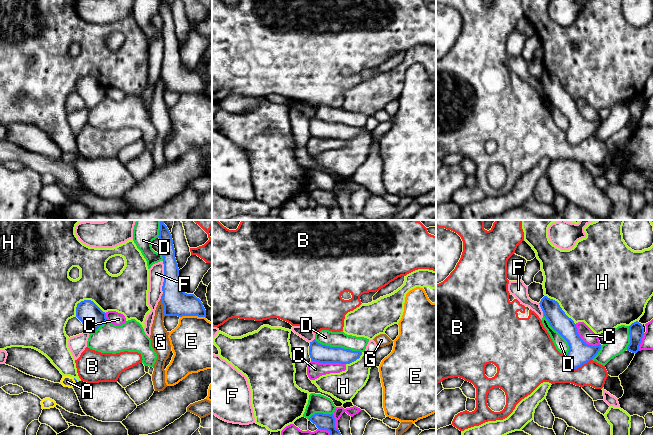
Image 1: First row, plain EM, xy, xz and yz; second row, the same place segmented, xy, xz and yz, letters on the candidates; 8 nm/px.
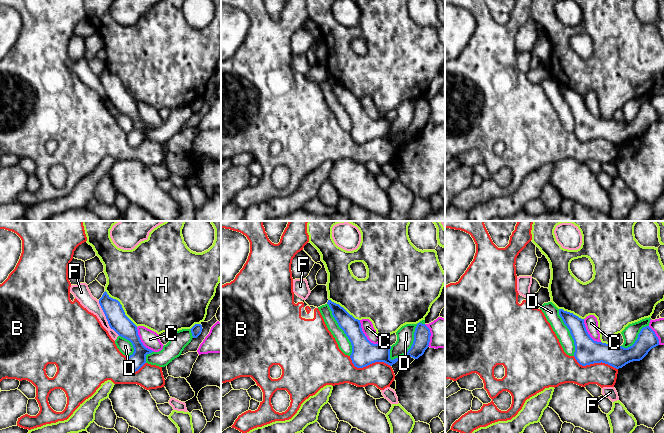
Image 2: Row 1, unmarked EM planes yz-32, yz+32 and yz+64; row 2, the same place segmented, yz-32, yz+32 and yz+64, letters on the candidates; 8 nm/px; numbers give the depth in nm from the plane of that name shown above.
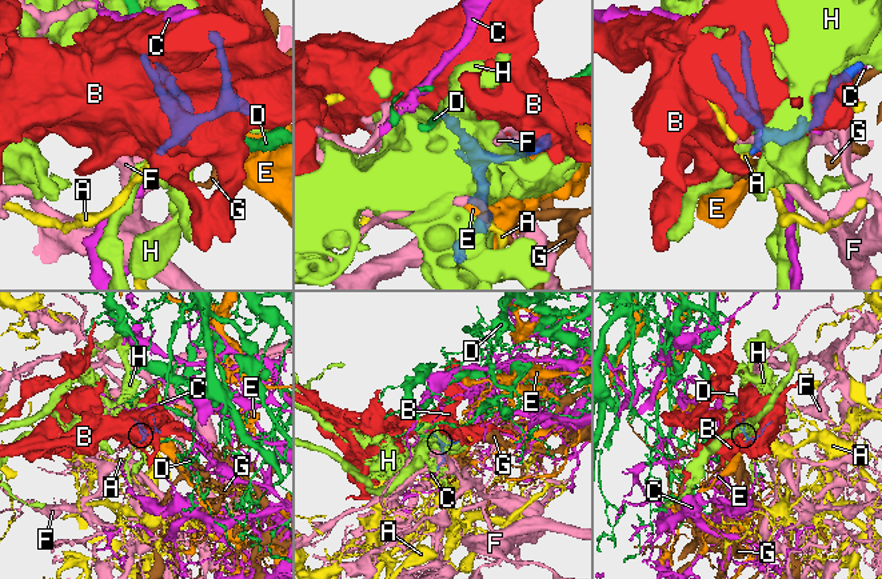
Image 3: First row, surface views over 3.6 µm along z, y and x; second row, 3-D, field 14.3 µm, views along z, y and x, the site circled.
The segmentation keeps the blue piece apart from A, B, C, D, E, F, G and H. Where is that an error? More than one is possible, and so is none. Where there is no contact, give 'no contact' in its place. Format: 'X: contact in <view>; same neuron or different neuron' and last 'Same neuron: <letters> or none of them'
A: contact in xy; same neuron
B: contact in yz; different neuron
C: contact in xz; different neuron
D: contact in xz; different neuron
E: contact in xy; different neuron
F: contact in xy; different neuron
G: contact in xy; different neuron
H: contact in xy; different neuron
Same neuron: A

